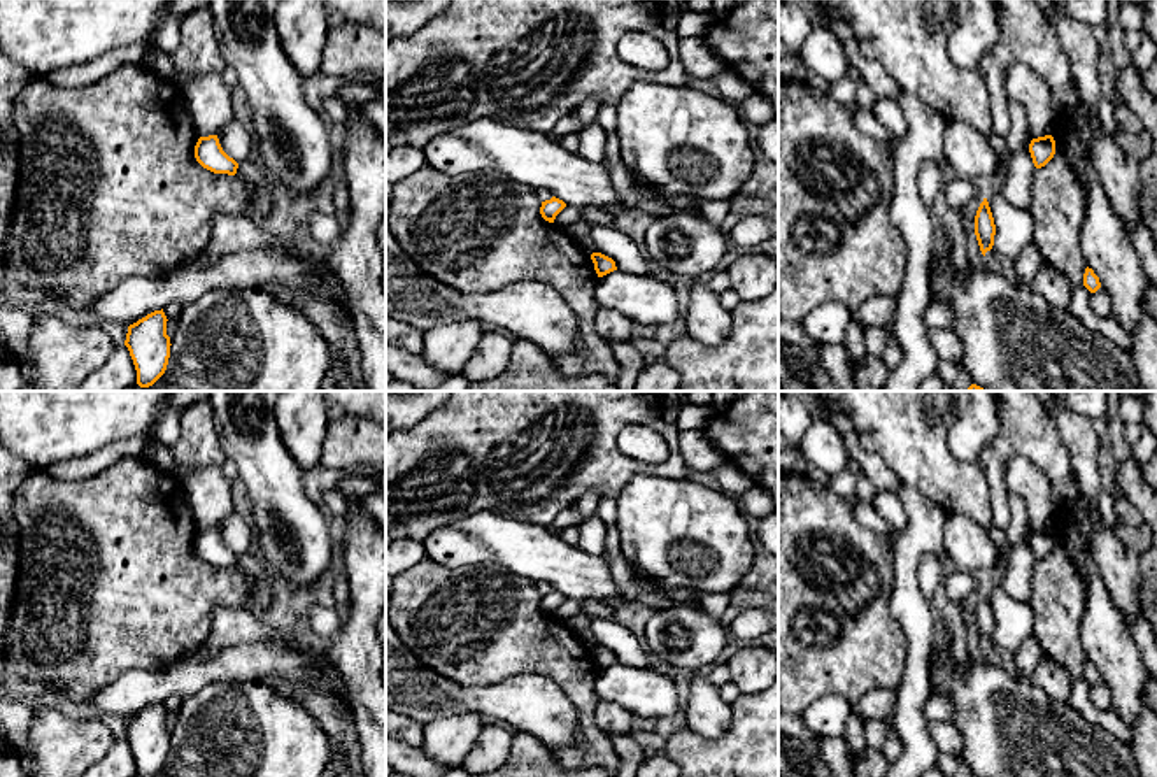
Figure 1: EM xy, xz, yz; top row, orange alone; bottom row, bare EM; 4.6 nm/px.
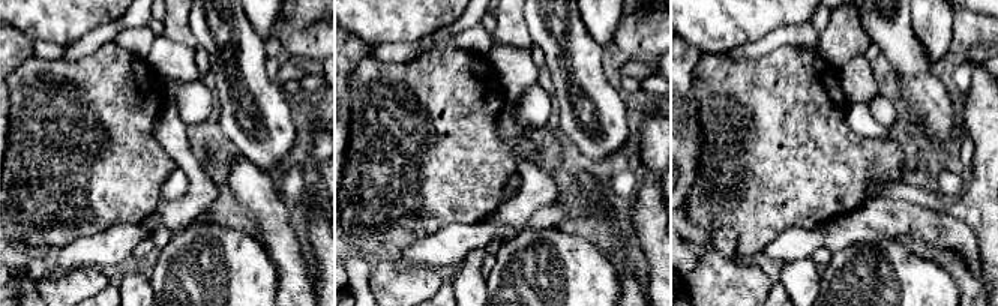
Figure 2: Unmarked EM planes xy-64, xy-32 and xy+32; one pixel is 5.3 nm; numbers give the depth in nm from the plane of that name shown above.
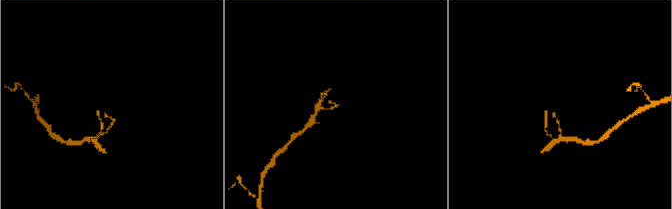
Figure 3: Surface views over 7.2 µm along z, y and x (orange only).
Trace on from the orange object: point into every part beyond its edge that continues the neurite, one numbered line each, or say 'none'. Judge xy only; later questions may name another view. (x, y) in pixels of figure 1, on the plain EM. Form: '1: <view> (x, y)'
none

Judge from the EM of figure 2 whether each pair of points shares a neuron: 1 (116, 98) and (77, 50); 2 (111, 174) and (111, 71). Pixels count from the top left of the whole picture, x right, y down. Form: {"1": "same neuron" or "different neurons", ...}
{"1": "different neurons", "2": "same neuron"}

